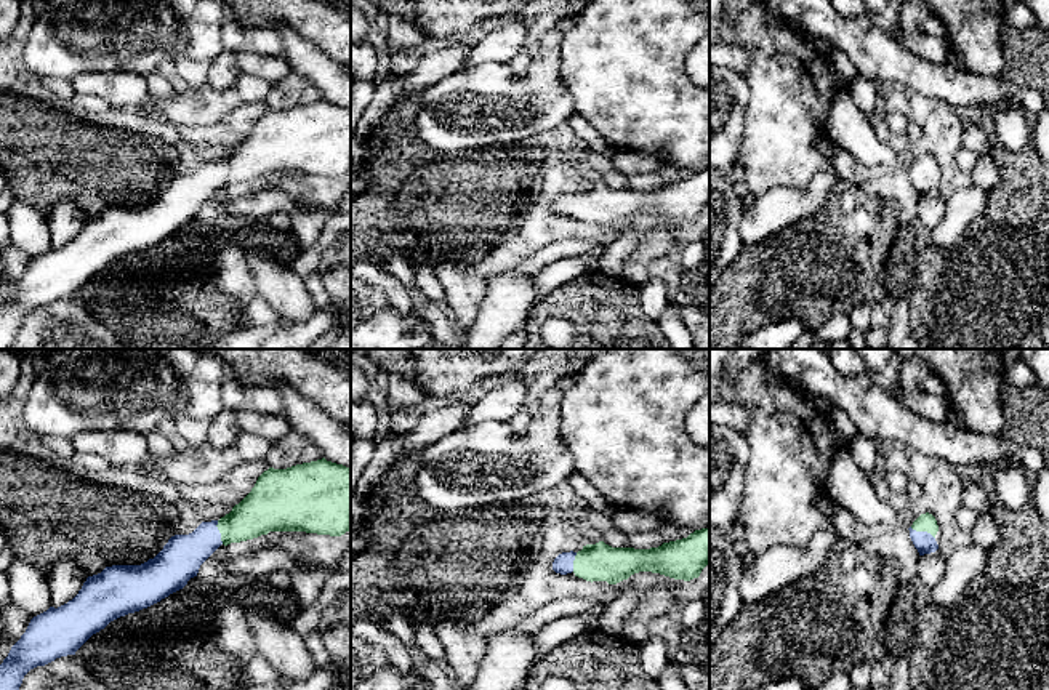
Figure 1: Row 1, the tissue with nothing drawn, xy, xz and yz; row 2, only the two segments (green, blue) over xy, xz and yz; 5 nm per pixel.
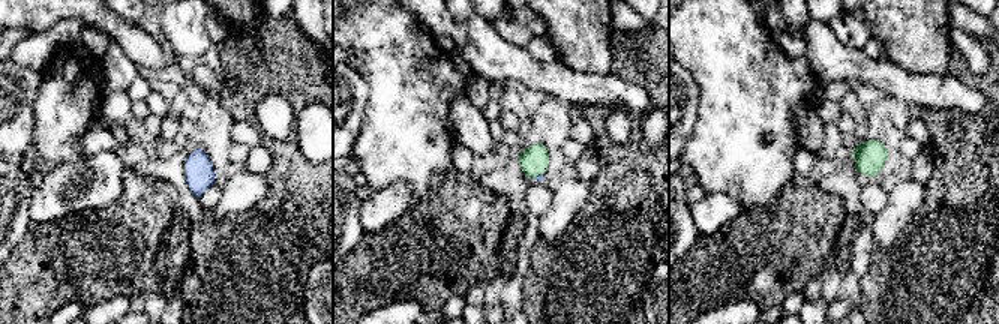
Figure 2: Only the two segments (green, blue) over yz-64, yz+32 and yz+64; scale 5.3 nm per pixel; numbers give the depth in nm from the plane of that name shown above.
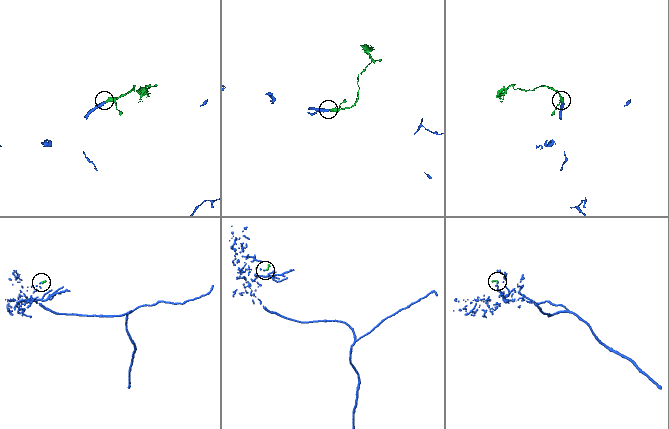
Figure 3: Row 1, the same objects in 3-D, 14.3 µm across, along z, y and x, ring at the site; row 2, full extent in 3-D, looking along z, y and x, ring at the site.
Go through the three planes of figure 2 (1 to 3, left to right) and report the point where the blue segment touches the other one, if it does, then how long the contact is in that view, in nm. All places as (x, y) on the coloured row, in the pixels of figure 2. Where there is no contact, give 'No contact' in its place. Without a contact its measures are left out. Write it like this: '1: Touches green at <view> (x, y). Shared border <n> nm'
1: No contact
2: Touches green at yz+32 (536, 176). Shared border 60 nm
3: No contact

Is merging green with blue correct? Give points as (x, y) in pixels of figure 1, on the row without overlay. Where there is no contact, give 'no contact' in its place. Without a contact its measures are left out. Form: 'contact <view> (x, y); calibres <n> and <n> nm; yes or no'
contact yz (923, 172); calibres 100 and 100 nm; yes

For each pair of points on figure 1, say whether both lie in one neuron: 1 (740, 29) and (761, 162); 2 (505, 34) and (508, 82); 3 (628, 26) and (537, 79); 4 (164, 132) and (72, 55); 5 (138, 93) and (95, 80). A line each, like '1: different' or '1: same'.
1: same
2: different
3: different
4: different
5: same

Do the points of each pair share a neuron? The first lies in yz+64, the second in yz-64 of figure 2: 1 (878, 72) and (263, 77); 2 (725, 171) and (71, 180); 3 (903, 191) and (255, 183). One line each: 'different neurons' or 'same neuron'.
1: different neurons
2: different neurons
3: same neuron

